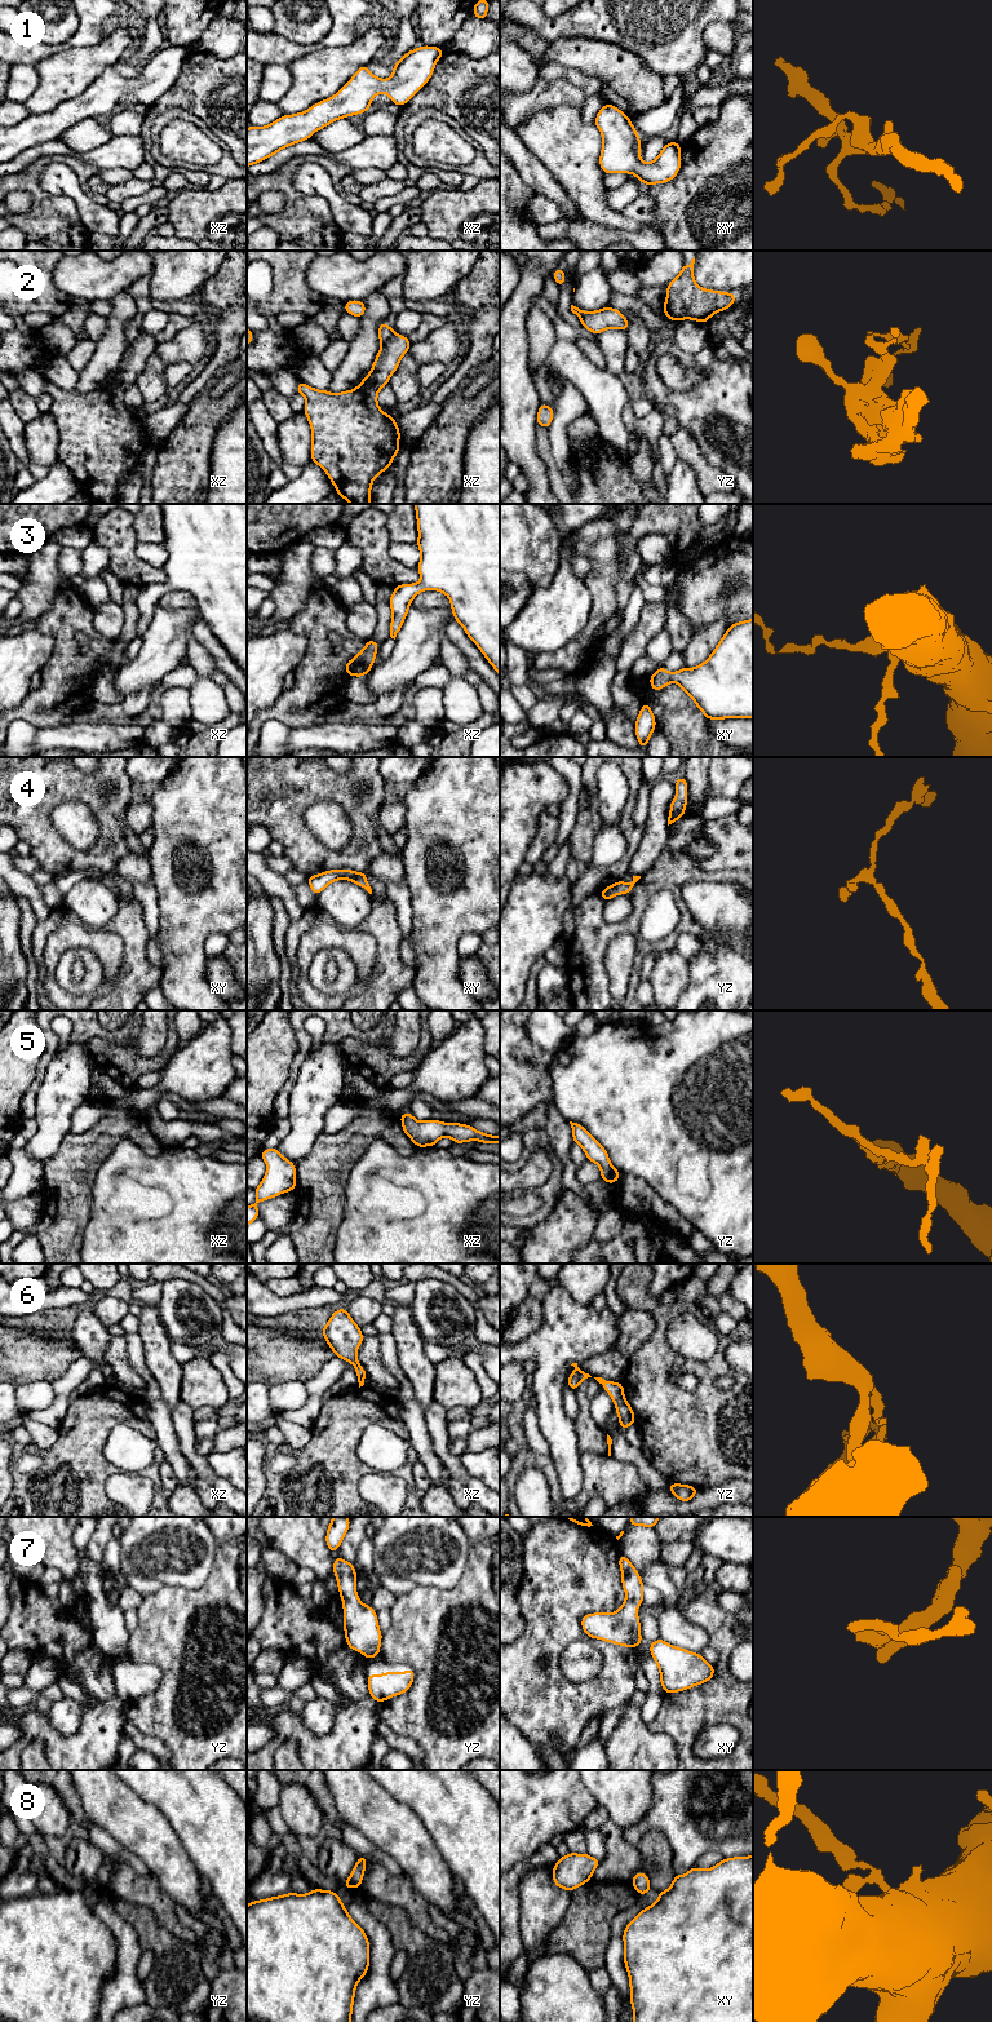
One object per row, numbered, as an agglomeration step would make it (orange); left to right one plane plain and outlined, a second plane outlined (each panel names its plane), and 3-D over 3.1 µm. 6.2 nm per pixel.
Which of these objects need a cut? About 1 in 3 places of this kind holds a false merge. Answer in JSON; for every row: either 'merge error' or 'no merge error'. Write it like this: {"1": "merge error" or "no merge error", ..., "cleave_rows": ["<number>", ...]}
{"1": "no merge error", "2": "merge error", "3": "no merge error", "4": "no merge error", "5": "no merge error", "6": "no merge error", "7": "no merge error", "8": "no merge error", "cleave_rows": ["2"]}

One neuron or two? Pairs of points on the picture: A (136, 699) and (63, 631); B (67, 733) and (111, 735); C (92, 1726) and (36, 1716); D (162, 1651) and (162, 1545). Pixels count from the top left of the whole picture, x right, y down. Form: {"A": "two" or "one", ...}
{"A": "two", "B": "one", "C": "one", "D": "two"}

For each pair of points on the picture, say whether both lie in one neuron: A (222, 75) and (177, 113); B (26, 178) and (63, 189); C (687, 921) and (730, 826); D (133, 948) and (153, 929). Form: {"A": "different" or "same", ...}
{"A": "different", "B": "different", "C": "different", "D": "different"}

